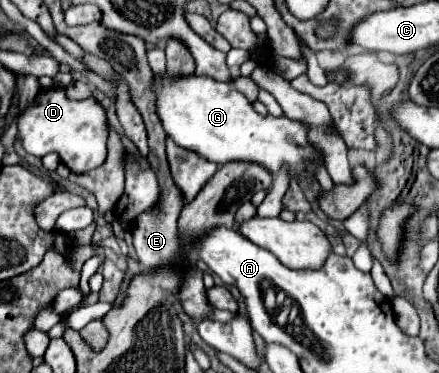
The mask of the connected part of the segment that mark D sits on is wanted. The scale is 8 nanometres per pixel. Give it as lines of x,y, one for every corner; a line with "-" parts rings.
62,85
40,89
18,117
18,139
24,151
38,159
48,153
58,153
60,163
64,163
72,173
88,173
100,167
108,155
106,109
94,95
80,101
70,99
66,95
66,87

